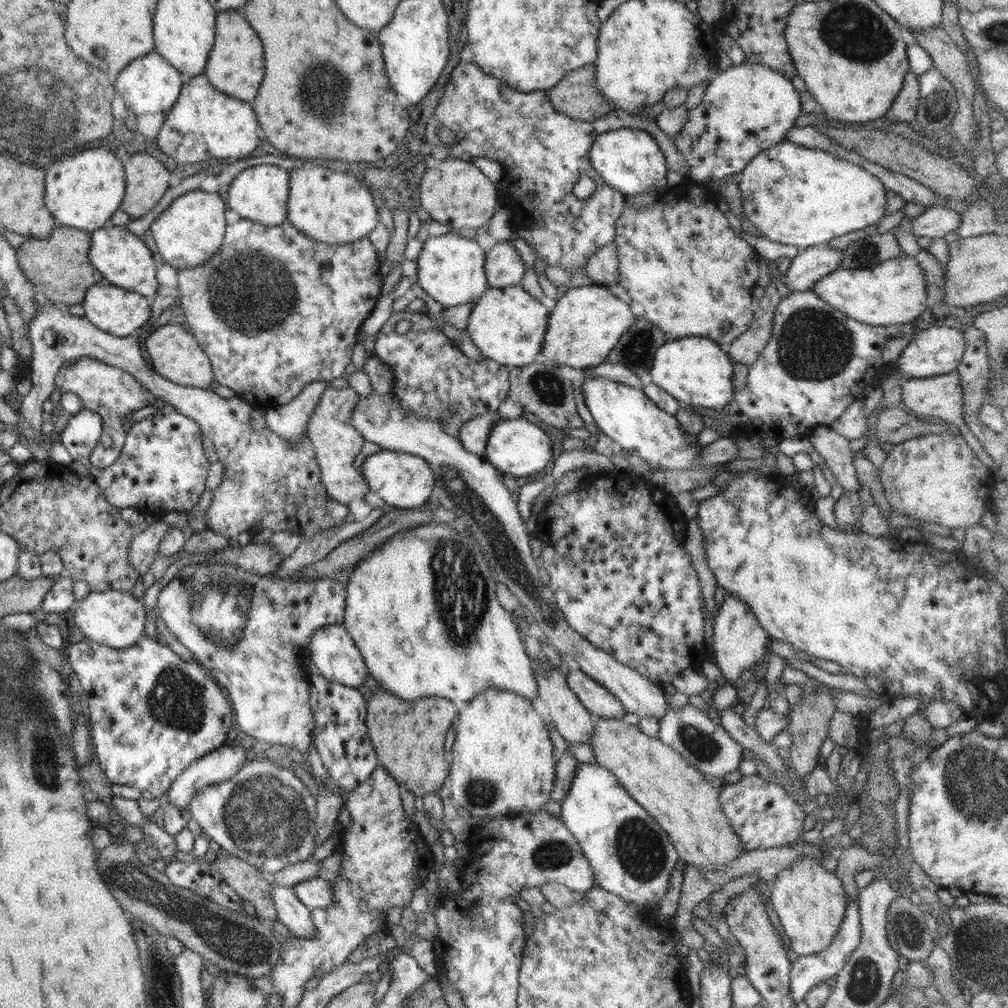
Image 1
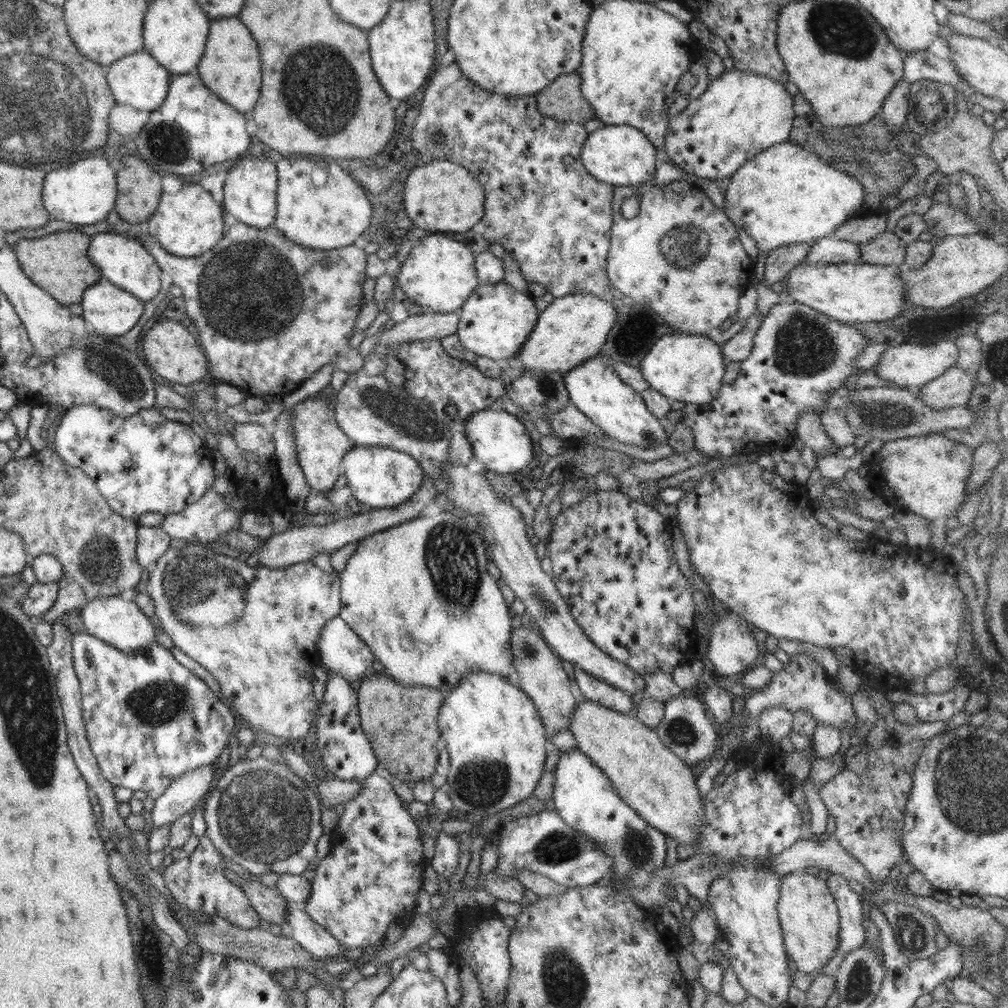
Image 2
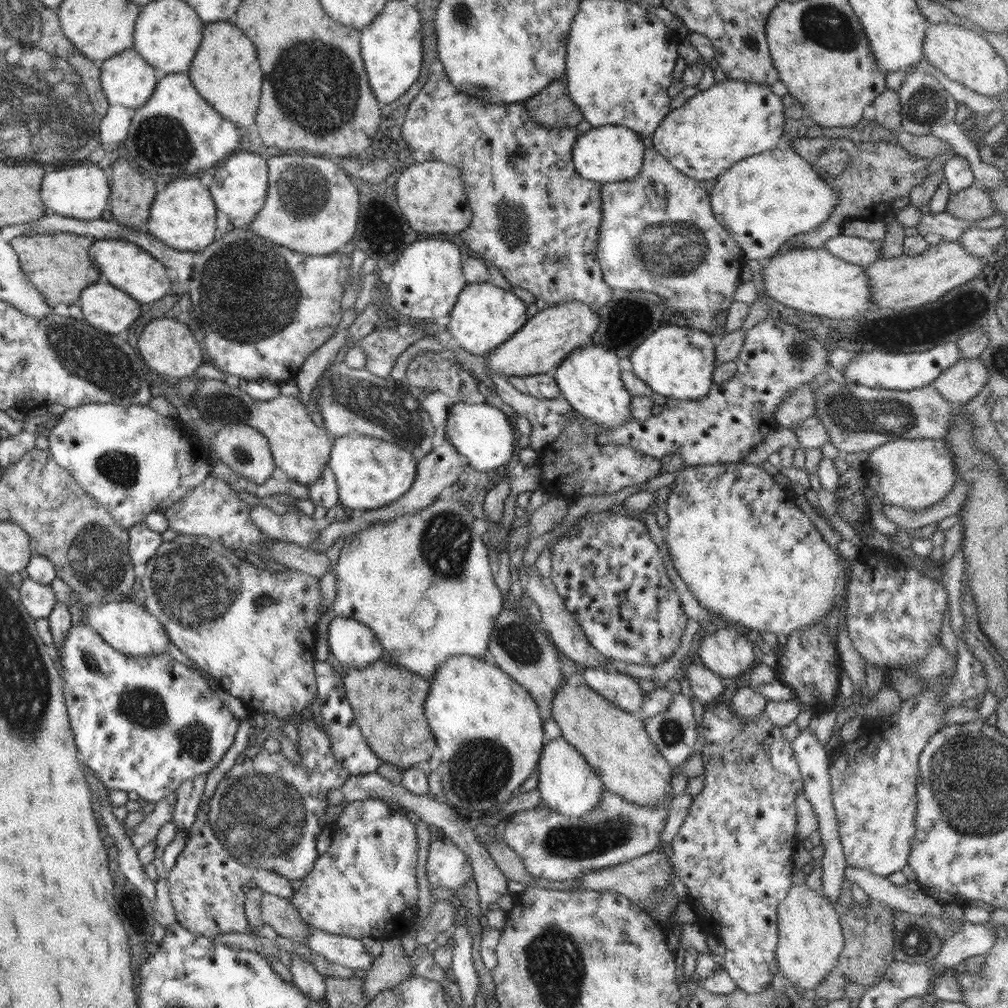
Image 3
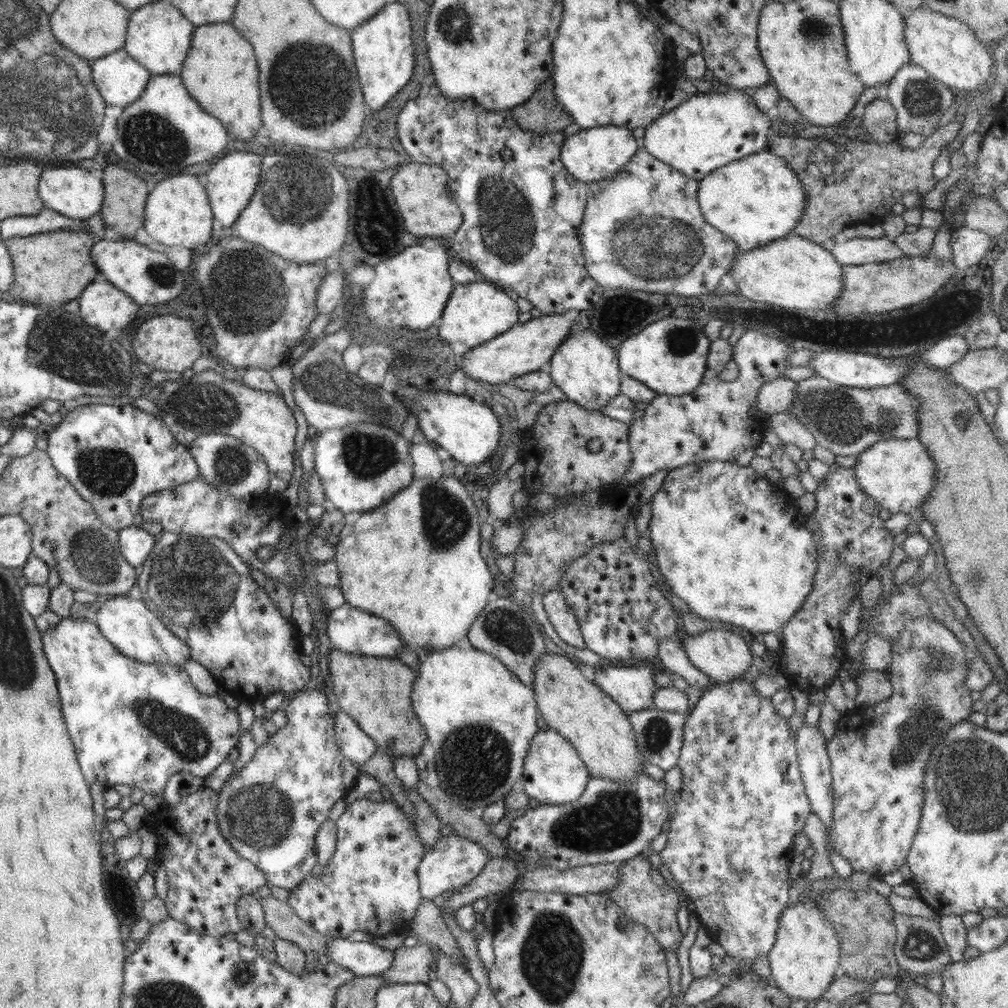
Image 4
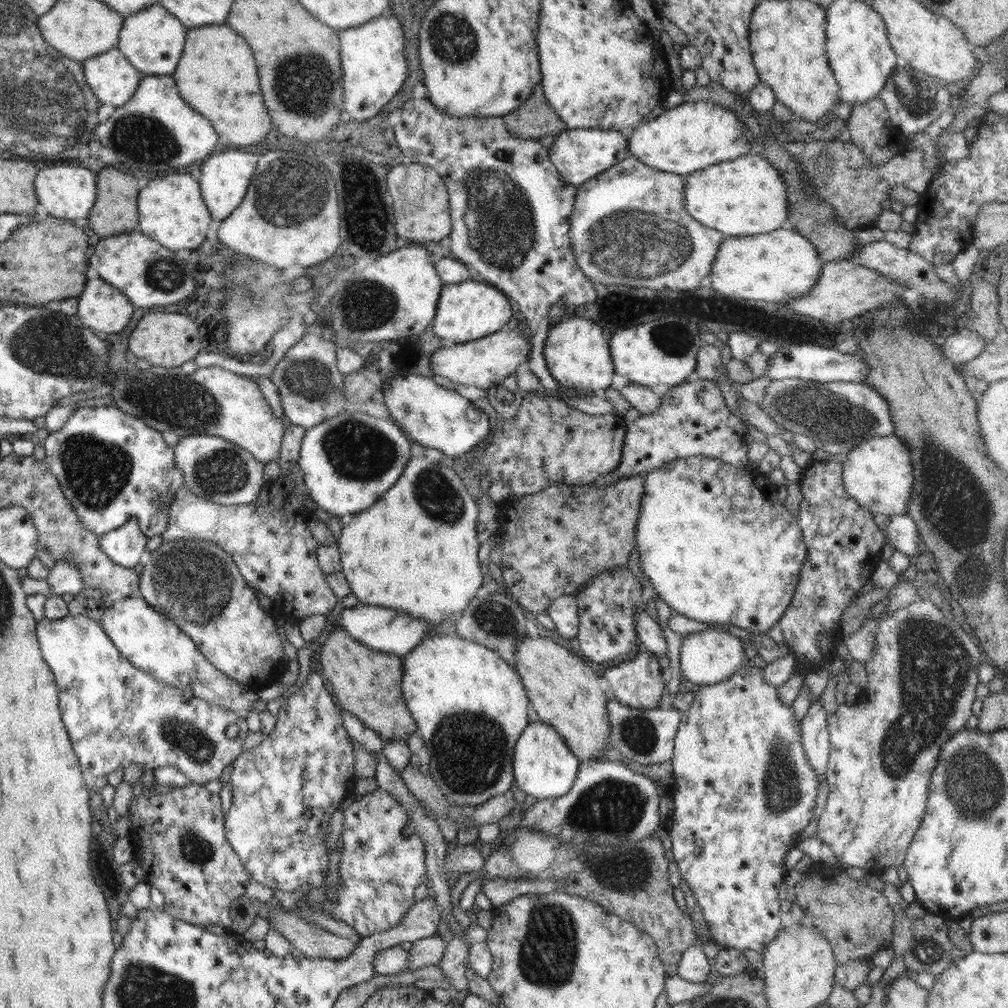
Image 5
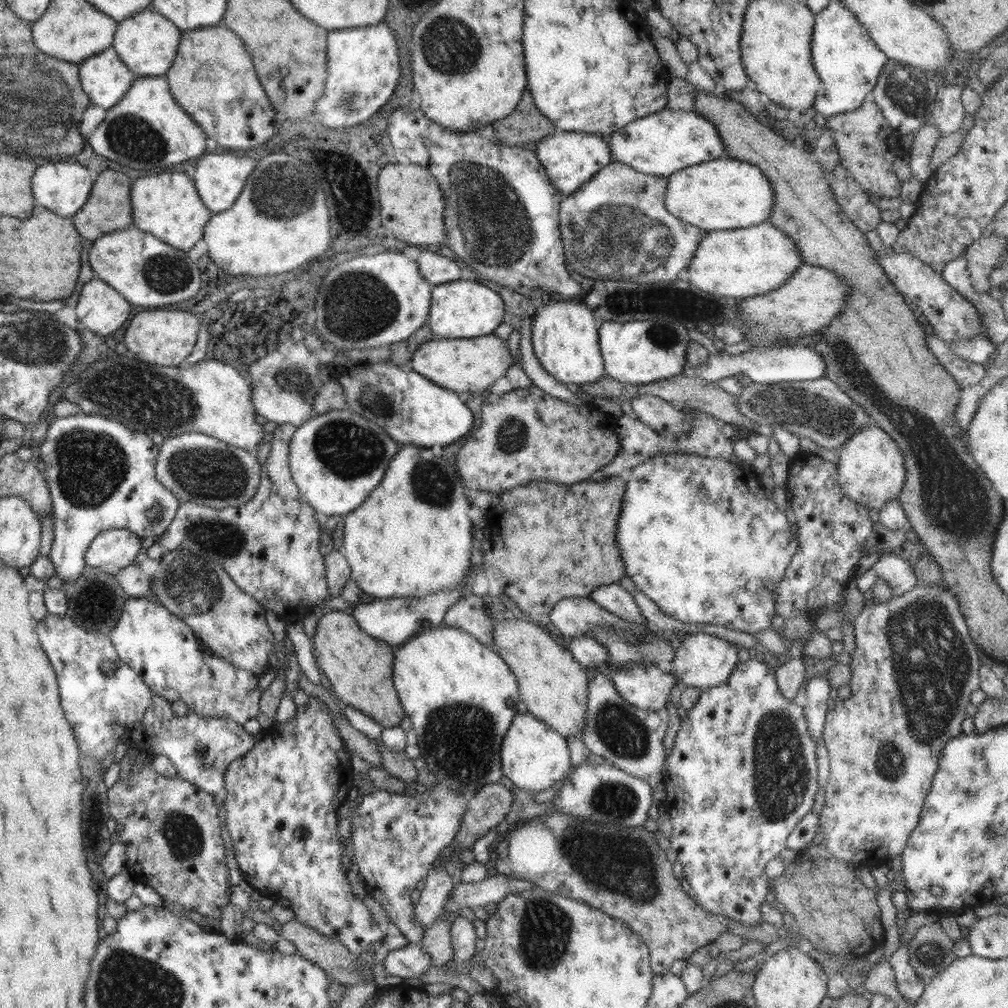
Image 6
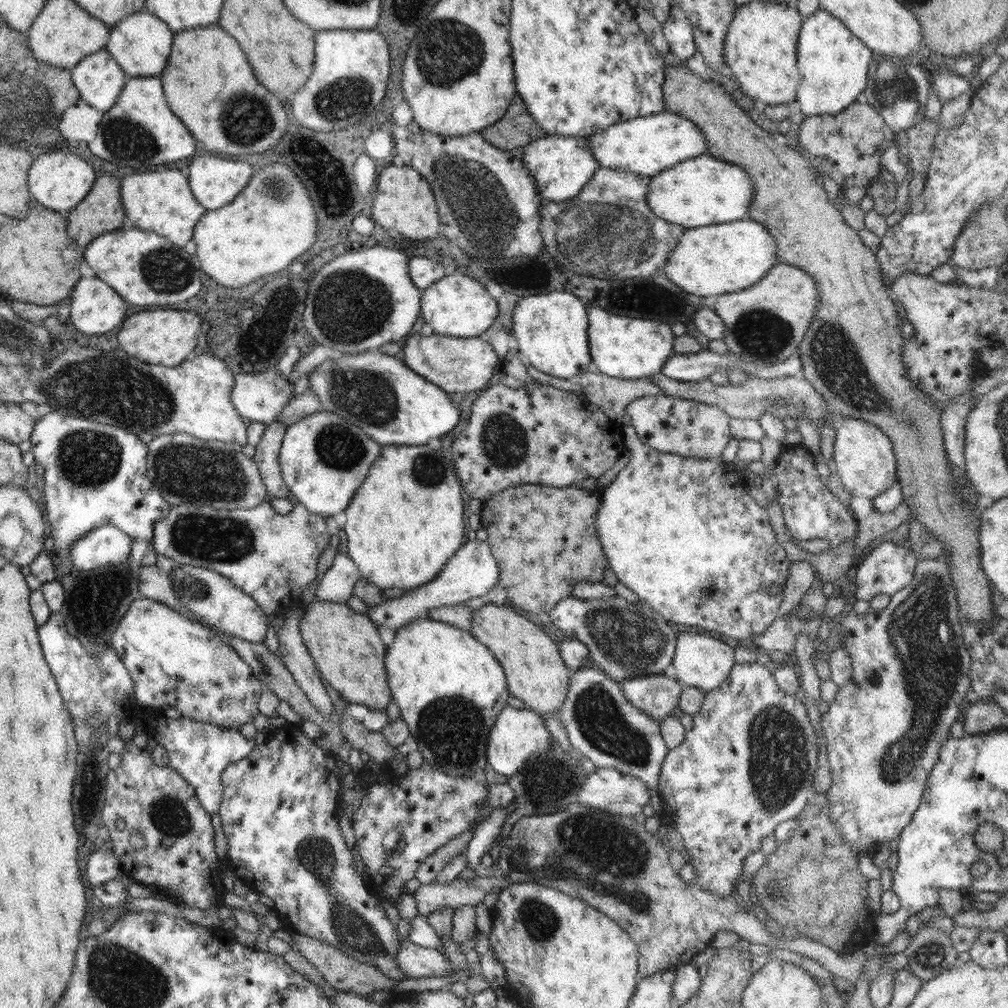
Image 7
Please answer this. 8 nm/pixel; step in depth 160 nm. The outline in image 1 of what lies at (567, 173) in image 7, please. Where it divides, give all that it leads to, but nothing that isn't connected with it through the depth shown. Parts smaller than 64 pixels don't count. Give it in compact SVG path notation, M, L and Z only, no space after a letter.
M632 127L619 129L596 136L589 156L592 168L606 184L625 196L642 194L644 191L657 193L665 191L668 188L666 172L669 168L657 142L645 131Z

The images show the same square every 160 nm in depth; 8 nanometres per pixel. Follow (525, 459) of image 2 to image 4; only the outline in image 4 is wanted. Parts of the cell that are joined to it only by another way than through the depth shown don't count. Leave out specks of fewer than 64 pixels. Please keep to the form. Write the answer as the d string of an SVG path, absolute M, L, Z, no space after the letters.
M414 391L411 397L404 400L409 412L418 421L418 431L425 440L432 442L436 447L447 450L453 459L467 466L476 466L486 462L492 452L498 448L500 440L500 423L494 411L485 401L471 398L465 394L442 393L441 391Z

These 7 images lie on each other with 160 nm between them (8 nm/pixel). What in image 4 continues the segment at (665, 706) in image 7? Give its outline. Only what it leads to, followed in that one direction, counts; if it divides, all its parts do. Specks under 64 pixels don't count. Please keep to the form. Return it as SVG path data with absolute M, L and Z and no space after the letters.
M606 663L595 667L593 683L615 700L626 713L641 711L654 707L655 674L650 664L634 667L634 663L617 666L615 663Z

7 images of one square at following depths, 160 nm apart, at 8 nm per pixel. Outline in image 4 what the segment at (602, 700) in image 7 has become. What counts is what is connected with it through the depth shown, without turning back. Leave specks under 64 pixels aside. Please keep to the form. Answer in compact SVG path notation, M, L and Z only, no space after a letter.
M656 707L627 715L642 760L670 770L678 764L683 745L686 714L666 712Z

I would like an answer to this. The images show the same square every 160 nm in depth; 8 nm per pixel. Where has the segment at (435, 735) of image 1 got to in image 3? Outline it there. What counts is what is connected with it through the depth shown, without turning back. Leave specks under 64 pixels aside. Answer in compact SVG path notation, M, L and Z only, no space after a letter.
M379 660L364 668L345 668L342 673L346 699L352 707L355 723L374 754L400 770L428 761L437 746L423 712L430 680L426 682L424 677L405 668Z

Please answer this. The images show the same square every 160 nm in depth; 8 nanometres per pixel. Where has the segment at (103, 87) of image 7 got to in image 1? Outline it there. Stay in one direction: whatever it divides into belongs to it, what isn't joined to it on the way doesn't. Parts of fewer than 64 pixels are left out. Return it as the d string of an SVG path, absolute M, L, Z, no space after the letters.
M152 50L144 56L131 60L116 78L115 90L117 100L126 104L136 116L144 114L166 113L176 104L182 83L180 72L166 62L156 51Z

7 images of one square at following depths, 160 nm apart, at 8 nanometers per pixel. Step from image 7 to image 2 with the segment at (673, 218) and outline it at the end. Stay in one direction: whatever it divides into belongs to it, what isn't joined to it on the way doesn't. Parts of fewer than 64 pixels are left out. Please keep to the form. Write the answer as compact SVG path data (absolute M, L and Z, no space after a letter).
M789 142L776 144L747 160L729 178L724 197L727 218L735 226L743 227L756 241L758 256L754 272L758 283L765 279L767 255L773 249L832 236L838 226L860 215L862 204L866 204L865 190L855 178L842 171L836 163L826 164L816 153Z

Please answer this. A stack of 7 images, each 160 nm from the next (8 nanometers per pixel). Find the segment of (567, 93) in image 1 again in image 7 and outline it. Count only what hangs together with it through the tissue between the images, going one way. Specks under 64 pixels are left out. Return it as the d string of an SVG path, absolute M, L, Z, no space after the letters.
M517 95L498 122L481 130L482 137L492 146L508 152L544 138L546 132L527 110Z

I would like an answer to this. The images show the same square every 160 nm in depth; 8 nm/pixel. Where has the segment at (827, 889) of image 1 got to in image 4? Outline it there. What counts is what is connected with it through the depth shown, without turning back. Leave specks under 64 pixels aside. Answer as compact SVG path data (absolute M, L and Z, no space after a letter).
M803 897L795 905L787 905L780 915L774 946L767 954L774 985L791 1000L820 999L840 973L840 941L834 925Z

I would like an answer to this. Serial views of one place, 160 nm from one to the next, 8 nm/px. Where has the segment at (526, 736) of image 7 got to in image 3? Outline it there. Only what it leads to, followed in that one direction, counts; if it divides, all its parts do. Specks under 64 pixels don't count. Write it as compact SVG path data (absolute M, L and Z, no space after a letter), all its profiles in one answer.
M558 737L543 744L537 768L540 772L537 789L547 808L555 810L566 818L578 818L597 809L605 786L592 767L584 760L582 754L578 752L578 749L567 740Z

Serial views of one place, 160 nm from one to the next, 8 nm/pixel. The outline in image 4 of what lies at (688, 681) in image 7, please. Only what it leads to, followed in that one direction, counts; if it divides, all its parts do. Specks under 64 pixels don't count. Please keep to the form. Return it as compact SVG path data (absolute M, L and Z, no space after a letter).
M707 630L696 636L686 634L679 639L679 643L686 651L690 662L716 684L732 682L735 679L742 678L742 675L752 666L754 656L750 652L746 640L731 631Z

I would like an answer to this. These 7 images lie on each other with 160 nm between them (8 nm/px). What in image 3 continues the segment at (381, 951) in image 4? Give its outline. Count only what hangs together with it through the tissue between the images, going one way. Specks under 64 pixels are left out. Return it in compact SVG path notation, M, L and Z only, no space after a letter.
M311 928L306 946L311 952L316 952L322 958L326 958L328 962L341 964L353 971L368 971L372 968L375 959L360 939L330 934L318 928Z

